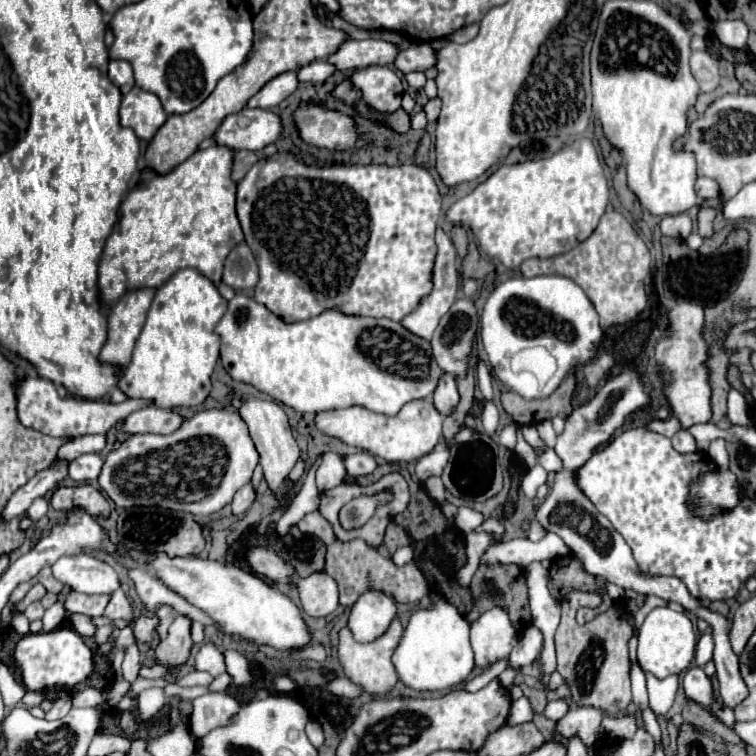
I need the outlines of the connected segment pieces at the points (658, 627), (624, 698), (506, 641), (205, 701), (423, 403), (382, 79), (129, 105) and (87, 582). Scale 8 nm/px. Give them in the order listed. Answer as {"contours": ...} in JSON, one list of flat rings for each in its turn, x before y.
{"contours":[[[656,607,648,613,638,633,638,665,658,679,680,675,690,667,694,659,696,641,698,639,694,633,694,625,686,613,672,611,670,607]],[[570,591,562,599,562,621,556,629,556,671,564,677,572,703,578,707,596,707,608,715,624,711,630,701,630,659,628,659,628,639,632,637,632,625,626,621,624,605,616,603,606,613,598,615,586,625,576,623,576,611,580,607,596,607,598,595,584,591]],[[492,607,472,623,470,641,476,667,488,669,498,659,510,655,512,647,518,643,518,631,512,627,508,613,502,607]],[[208,693,194,699,194,711,190,715,190,731,194,737,204,737,216,727,232,723,240,711,240,703,226,693]],[[430,397,424,399,416,399,406,403,398,415,382,415,382,413,374,413,366,407,346,407,346,409,334,409,334,411,324,411,316,415,316,427,330,435,336,437,352,447,358,449,366,449,390,463,394,461,412,461,418,459,426,453,432,451,432,447,440,441,442,437,442,419,444,415,436,411,436,407,432,405]],[[366,67,350,75,352,83,362,89,364,101,376,111,396,111,402,101,402,79,390,67]],[[132,87,132,91,124,95,120,107,120,123,122,127,134,129,140,139,150,141,164,121,166,113,154,93,148,93,140,87]],[[88,553,80,557,60,557,52,565,52,573,60,583,86,595,112,595,120,587,116,571]]]}

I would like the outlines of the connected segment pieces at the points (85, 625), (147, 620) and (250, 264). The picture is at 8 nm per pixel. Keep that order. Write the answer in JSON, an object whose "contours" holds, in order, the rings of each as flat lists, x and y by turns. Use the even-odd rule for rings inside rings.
{"contours":[[[74,613,74,615,70,617,70,623,72,623,74,629,76,629,80,635,84,635,84,637,92,637,94,631,96,631,94,623,92,623,90,617,86,617,86,615,78,615,78,613]],[[156,611,150,613,150,615,146,615,146,613,140,615,134,621,134,637,136,637,136,641,150,645,154,641,154,637,156,637,156,627,158,625,160,625,160,619,158,619]],[[244,241,238,243,226,257,222,281,236,291,252,289,258,283,258,265]]]}

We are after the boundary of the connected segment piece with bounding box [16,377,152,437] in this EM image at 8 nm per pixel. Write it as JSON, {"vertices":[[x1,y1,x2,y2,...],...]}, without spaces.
{"vertices":[[26,377,24,381,20,381,20,385,16,387,18,391,18,419,22,425,36,429,40,433,46,433,50,437,78,437,78,435,88,435,88,433,96,433,96,435,106,435,118,421,122,421,124,417,128,417,128,413,148,407,152,405,150,401,140,401,140,399,126,399,122,403,110,403,104,399,82,399,82,397,60,397,54,383,42,377]]}

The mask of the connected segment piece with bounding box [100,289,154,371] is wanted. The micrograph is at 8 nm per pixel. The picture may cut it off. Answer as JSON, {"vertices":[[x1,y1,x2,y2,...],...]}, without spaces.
{"vertices":[[138,289,126,293,108,311,108,339,100,351,100,361,122,371,134,349,142,325,146,321,146,311,152,303,154,289]]}

